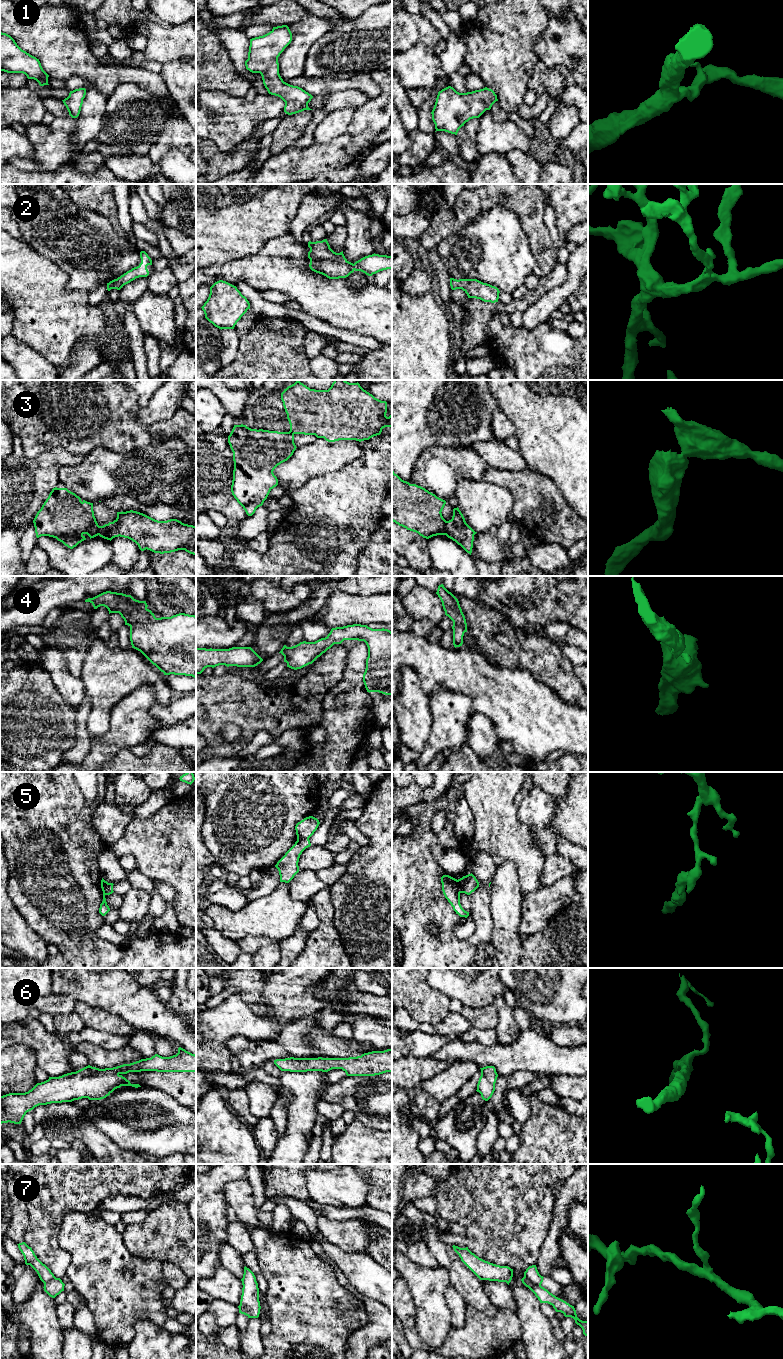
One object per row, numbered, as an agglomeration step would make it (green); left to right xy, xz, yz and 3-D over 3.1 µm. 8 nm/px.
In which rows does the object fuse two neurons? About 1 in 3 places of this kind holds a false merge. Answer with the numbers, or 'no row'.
3, 5, 7

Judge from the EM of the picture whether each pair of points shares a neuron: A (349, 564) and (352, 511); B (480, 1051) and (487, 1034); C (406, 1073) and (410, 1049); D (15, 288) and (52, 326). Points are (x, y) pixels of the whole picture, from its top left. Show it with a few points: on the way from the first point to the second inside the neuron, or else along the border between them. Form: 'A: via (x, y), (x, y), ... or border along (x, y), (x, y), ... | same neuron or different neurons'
A: via (345, 551), (341, 546), (341, 524) | same neuron
B: border along (460, 1038), (485, 1045), (497, 1043) | different neurons
C: border along (402, 1056), (431, 1057) | different neurons
D: via (28, 288), (31, 288), (52, 309), (52, 313) | same neuron

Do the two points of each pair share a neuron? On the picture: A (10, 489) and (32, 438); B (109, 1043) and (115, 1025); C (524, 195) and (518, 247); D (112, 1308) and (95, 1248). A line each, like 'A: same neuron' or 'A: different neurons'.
A: different neurons
B: different neurons
C: different neurons
D: same neuron

